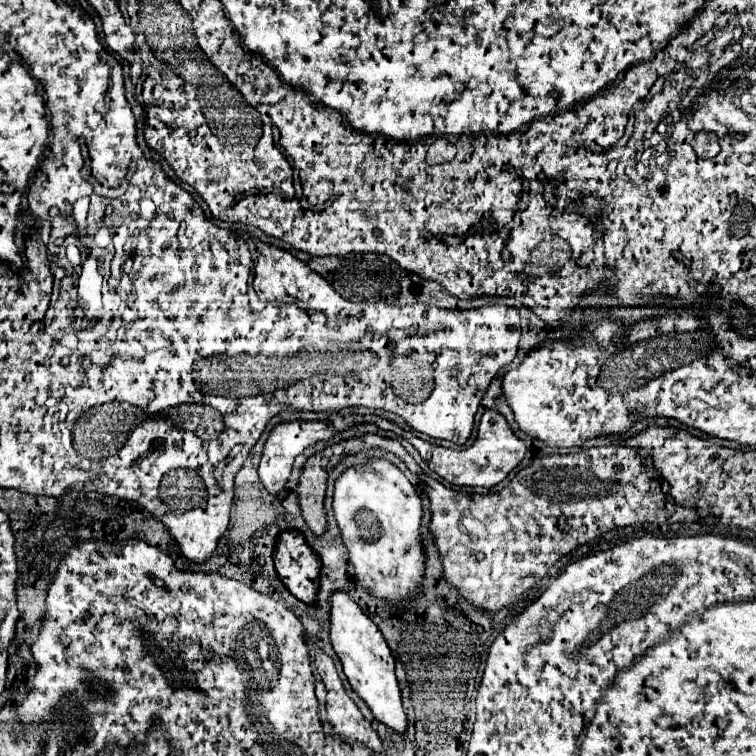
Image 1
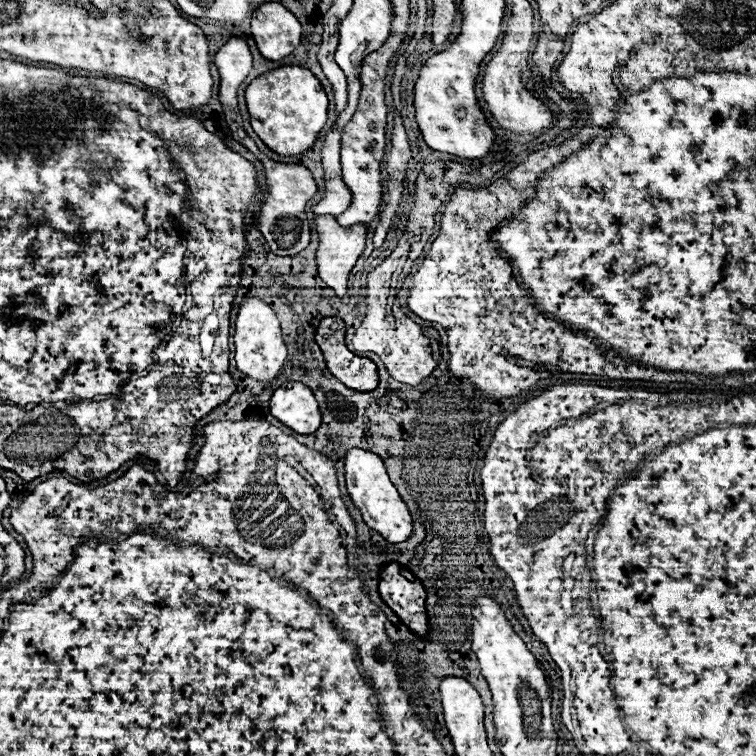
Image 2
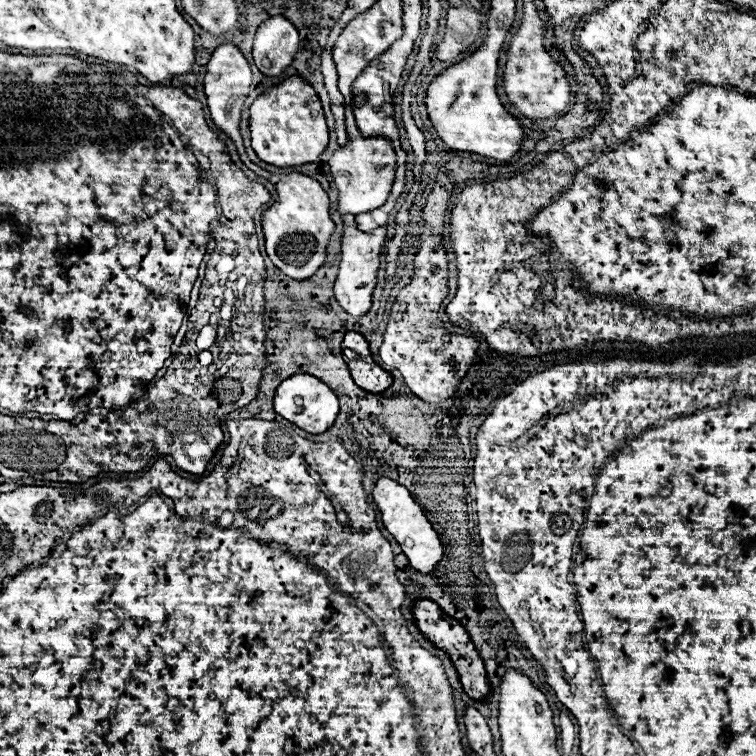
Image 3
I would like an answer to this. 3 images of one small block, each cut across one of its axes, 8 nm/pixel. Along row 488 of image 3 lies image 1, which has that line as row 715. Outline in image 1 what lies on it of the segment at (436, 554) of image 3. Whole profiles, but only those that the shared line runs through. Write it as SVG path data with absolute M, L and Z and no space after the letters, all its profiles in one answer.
M334 592L330 608L330 638L336 656L342 662L344 674L352 686L352 690L368 704L374 718L394 732L406 734L408 730L408 718L402 706L402 694L396 680L396 660L392 656L392 650L388 648L382 632L378 626L358 608L358 604L346 594L346 592Z

